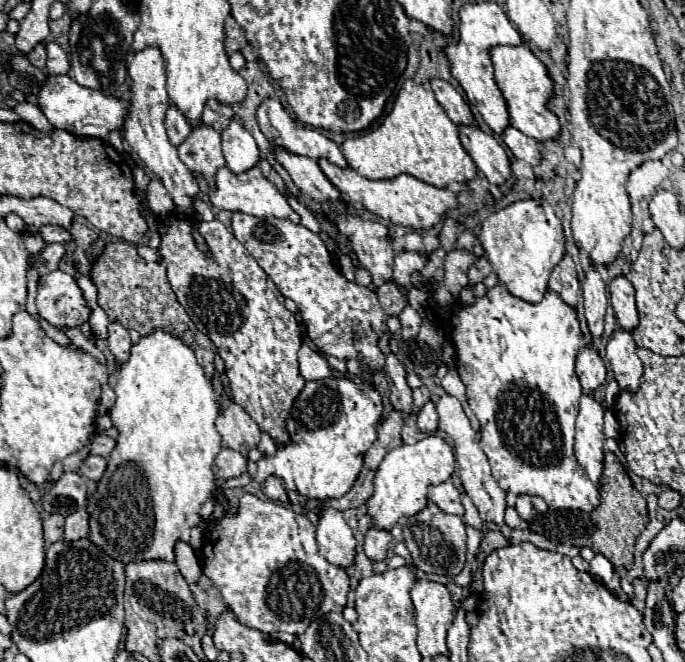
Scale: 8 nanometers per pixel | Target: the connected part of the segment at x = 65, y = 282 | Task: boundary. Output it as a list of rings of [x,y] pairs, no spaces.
[[[61,269],[39,277],[37,309],[39,317],[57,329],[81,327],[91,315],[77,281]]]

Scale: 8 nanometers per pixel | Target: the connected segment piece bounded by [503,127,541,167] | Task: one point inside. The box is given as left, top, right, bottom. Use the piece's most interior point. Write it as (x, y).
(523, 147)

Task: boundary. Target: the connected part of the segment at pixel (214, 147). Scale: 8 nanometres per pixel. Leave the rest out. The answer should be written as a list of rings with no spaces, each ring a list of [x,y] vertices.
[[[193,127],[191,135],[179,145],[179,157],[189,171],[203,175],[213,183],[213,175],[225,165],[221,153],[221,135],[213,127]]]

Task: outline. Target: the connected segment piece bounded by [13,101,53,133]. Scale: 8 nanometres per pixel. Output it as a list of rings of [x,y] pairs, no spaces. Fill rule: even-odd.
[[[21,101],[21,103],[17,103],[17,105],[13,107],[13,111],[15,111],[23,121],[31,123],[35,129],[39,129],[39,131],[43,131],[43,133],[53,131],[51,123],[43,117],[43,113],[41,113],[41,109],[39,109],[37,105],[33,105],[33,103],[29,103],[29,101]]]

